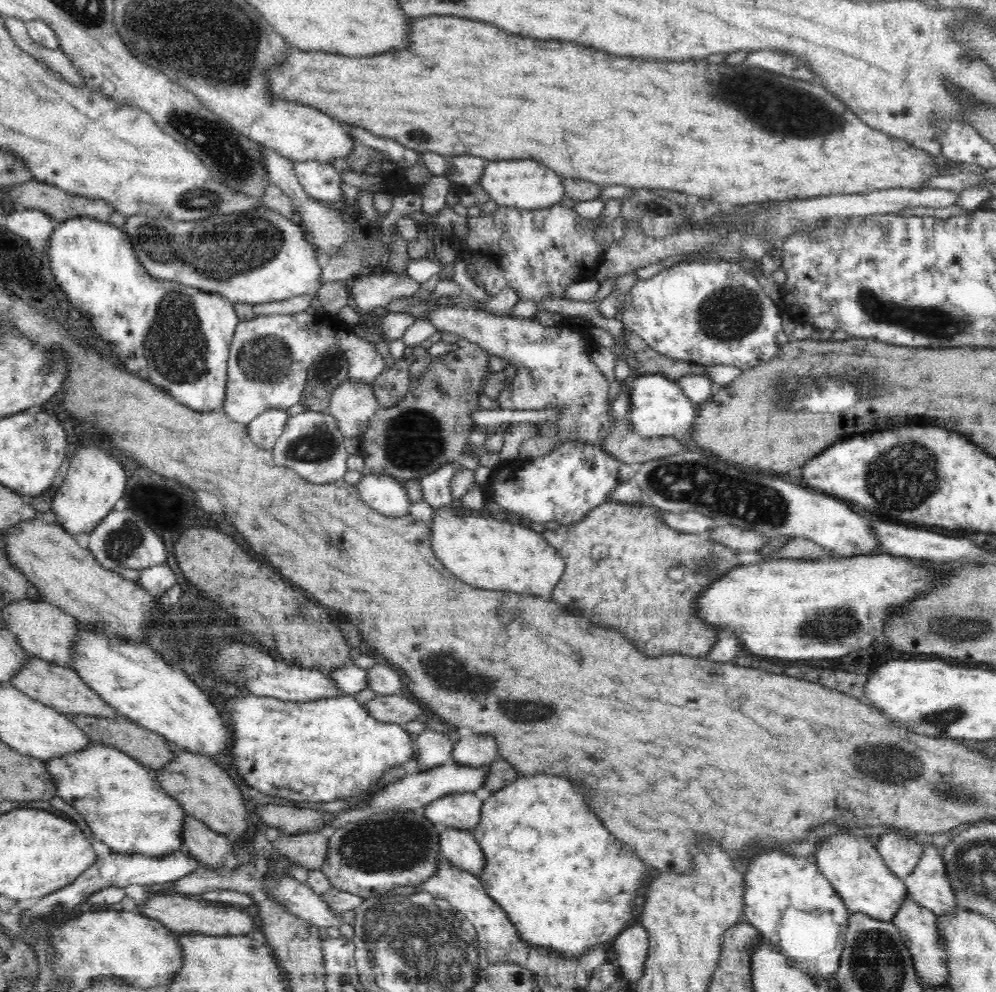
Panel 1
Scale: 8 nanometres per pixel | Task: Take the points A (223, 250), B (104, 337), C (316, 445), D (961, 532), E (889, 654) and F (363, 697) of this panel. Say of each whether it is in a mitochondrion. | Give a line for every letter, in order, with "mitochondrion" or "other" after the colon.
A: mitochondrion
B: other
C: mitochondrion
D: other
E: other
F: other

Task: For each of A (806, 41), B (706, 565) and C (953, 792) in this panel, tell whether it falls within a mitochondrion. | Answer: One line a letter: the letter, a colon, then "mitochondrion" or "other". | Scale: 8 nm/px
A: other
B: mitochondrion
C: mitochondrion

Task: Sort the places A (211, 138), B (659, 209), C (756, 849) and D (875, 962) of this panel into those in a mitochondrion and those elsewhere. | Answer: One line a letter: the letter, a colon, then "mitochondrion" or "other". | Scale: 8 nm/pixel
A: mitochondrion
B: mitochondrion
C: other
D: mitochondrion

